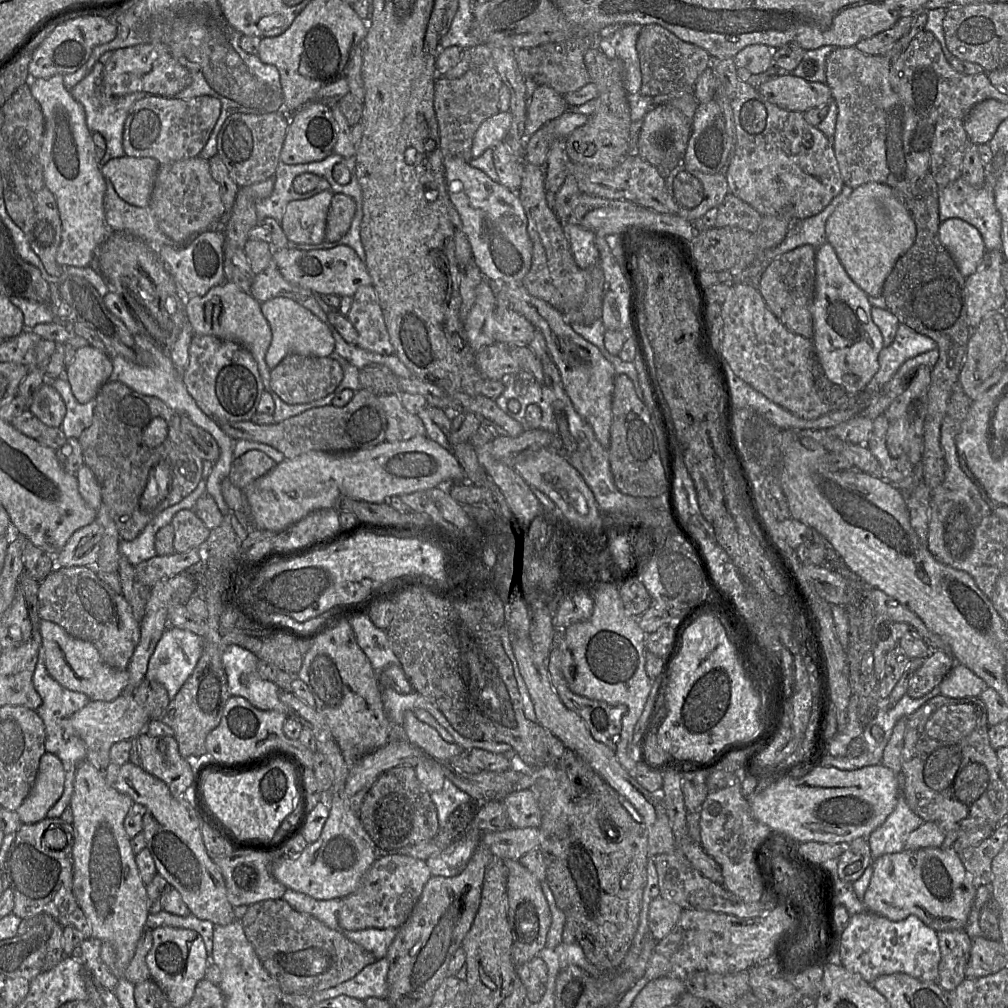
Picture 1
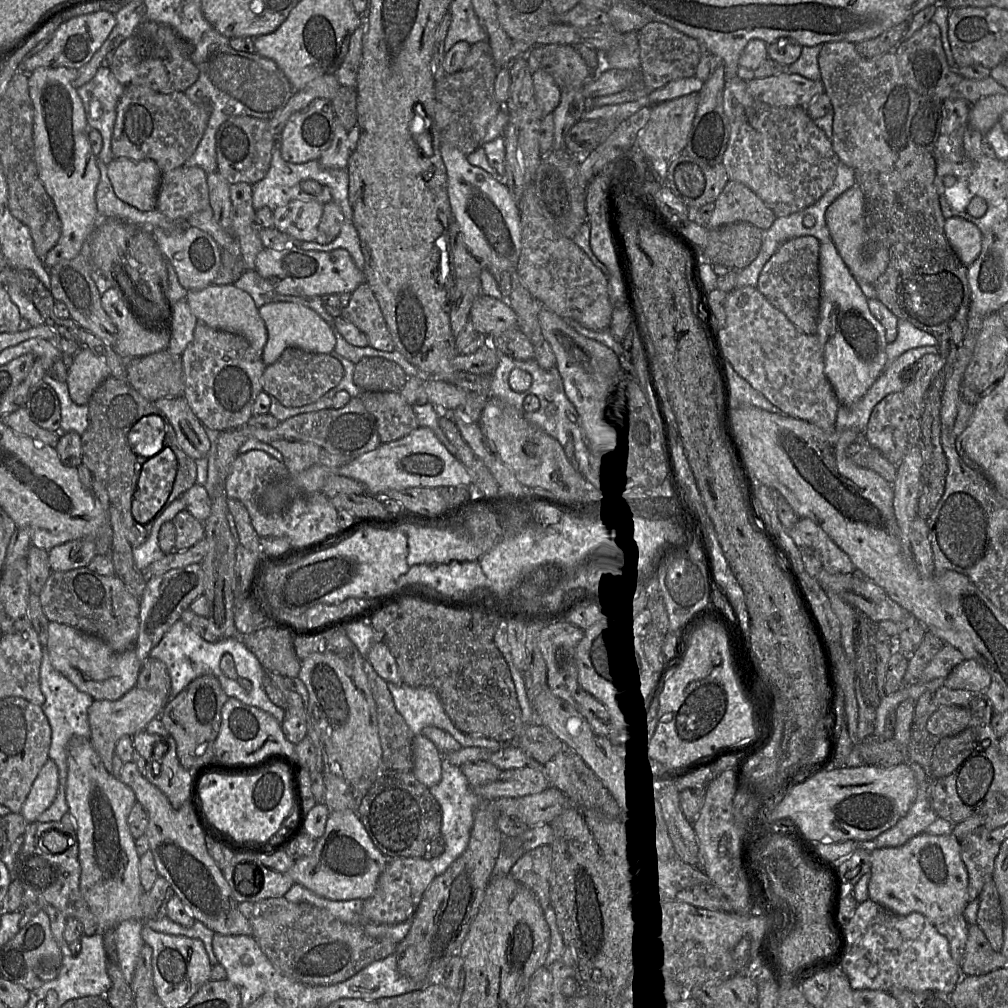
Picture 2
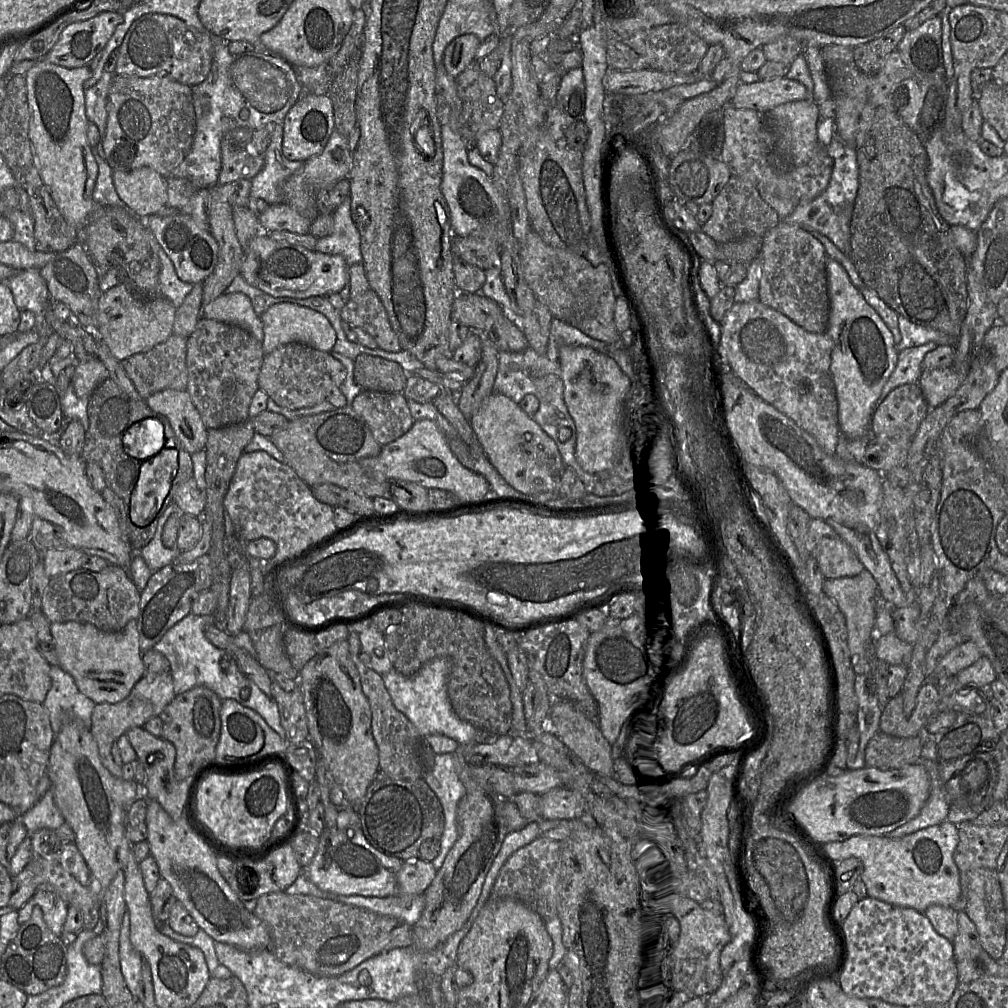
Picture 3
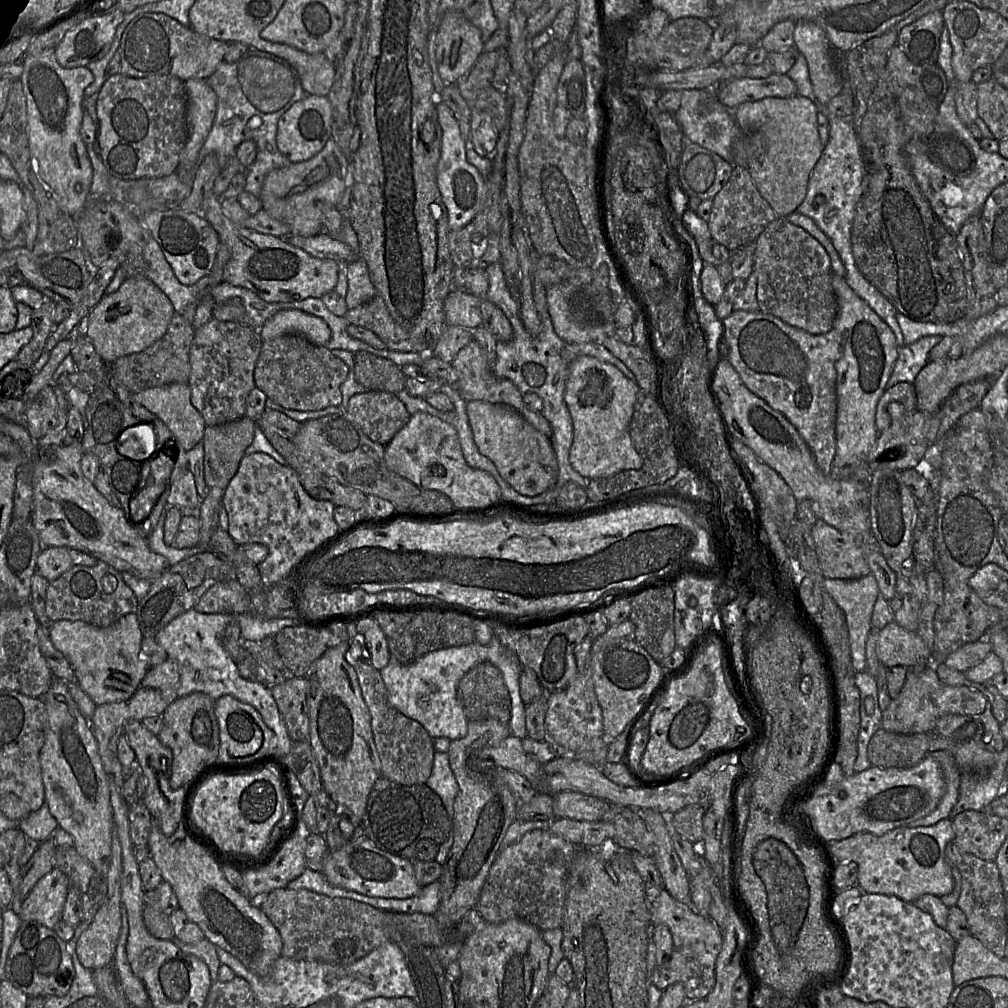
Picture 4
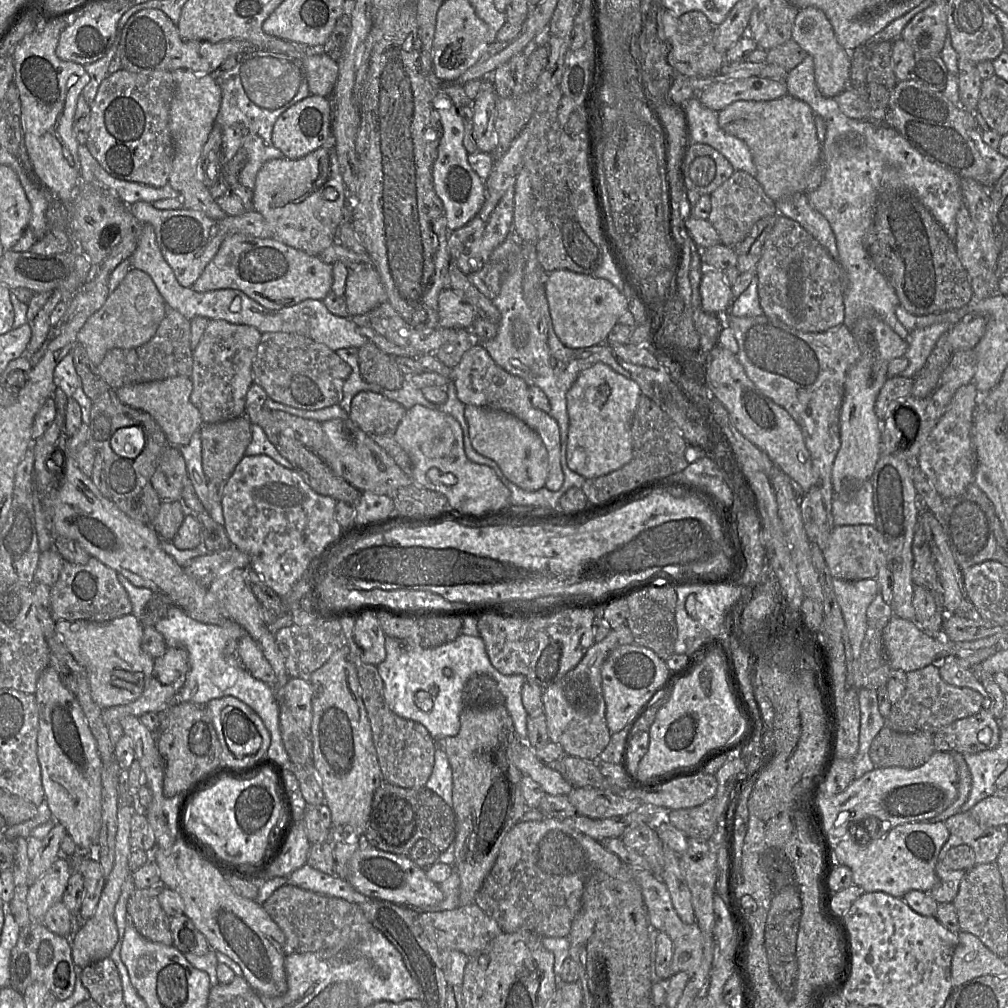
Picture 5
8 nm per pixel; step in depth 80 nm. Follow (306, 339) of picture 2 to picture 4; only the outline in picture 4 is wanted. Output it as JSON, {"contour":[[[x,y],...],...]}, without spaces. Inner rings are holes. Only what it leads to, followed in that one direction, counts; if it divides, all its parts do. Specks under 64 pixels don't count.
{"contour":[[[296,309],[275,313],[263,324],[259,333],[262,342],[286,334],[303,336],[320,346],[325,346],[331,339],[331,329],[323,319]]]}

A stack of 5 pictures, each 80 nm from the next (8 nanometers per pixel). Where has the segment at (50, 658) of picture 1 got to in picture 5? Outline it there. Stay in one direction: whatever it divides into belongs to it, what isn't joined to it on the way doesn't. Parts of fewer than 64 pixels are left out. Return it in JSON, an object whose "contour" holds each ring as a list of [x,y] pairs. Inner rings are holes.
{"contour":[[[131,613],[107,622],[60,620],[55,628],[85,669],[92,698],[101,709],[125,705],[141,696],[152,674],[154,659],[142,649],[144,626],[138,617]]]}

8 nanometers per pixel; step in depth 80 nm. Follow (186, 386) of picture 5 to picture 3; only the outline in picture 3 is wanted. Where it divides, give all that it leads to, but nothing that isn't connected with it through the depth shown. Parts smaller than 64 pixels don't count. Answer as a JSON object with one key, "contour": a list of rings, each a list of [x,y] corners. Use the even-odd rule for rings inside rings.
{"contour":[[[162,390],[146,398],[145,402],[151,410],[169,420],[185,451],[193,454],[205,449],[208,429],[187,390]]]}

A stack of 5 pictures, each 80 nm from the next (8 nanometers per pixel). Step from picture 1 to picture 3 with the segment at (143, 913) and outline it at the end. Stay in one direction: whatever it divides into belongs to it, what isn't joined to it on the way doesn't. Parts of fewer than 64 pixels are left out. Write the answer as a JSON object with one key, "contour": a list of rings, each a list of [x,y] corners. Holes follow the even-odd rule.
{"contour":[[[74,718],[68,719],[54,737],[47,774],[54,803],[75,834],[74,843],[90,870],[99,898],[116,873],[124,871],[130,857],[132,844],[126,836],[125,818],[130,805],[142,794],[141,788],[134,780],[113,776],[103,766],[90,730]]]}

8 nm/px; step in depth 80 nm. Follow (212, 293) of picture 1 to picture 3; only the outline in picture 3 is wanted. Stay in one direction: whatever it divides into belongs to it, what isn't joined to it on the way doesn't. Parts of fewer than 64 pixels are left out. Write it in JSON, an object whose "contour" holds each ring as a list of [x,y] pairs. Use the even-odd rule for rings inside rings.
{"contour":[[[223,293],[202,309],[202,317],[239,326],[262,342],[263,324],[243,293]]]}

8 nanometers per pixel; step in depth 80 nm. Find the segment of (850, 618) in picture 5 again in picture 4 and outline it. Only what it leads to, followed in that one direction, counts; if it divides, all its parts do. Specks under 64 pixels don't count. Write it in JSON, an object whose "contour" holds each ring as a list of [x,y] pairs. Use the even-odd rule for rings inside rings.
{"contour":[[[870,573],[855,580],[824,578],[823,588],[834,599],[845,615],[849,635],[850,653],[853,669],[857,672],[866,670],[866,641],[871,629],[873,607],[879,594],[878,583]]]}

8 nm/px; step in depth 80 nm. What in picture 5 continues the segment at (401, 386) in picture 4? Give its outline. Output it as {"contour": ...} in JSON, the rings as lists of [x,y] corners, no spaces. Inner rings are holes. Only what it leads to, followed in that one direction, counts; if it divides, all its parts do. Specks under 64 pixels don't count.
{"contour":[[[368,341],[358,349],[358,364],[365,382],[385,390],[401,388],[405,376],[397,368],[393,357],[385,354],[374,343]]]}

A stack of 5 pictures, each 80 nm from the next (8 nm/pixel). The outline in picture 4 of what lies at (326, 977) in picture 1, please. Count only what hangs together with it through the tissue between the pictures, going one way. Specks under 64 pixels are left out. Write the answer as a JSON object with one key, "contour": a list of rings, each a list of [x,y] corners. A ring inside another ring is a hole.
{"contour":[[[276,889],[260,906],[282,938],[281,956],[304,961],[349,965],[365,957],[388,941],[384,934],[386,923],[395,923],[425,946],[440,947],[447,942],[465,940],[485,922],[476,908],[470,909],[451,931],[440,928],[434,915],[401,914],[376,909],[348,898],[329,897],[309,890]]]}

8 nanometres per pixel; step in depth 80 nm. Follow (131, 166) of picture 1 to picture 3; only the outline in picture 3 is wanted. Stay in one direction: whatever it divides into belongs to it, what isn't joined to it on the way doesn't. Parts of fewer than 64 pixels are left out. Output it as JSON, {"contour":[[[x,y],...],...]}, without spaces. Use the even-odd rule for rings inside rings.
{"contour":[[[149,167],[132,171],[113,171],[113,182],[119,198],[139,218],[156,215],[167,205],[167,180]]]}

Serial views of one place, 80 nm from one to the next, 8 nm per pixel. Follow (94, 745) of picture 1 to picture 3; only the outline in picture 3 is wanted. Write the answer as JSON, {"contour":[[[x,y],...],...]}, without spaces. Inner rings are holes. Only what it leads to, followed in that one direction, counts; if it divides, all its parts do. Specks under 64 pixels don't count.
{"contour":[[[170,672],[144,674],[134,685],[130,694],[122,701],[110,704],[96,704],[91,717],[90,733],[95,739],[103,766],[115,777],[122,777],[122,768],[111,755],[111,748],[118,738],[134,727],[143,727],[153,717],[159,716],[166,705],[175,697],[173,679]]]}

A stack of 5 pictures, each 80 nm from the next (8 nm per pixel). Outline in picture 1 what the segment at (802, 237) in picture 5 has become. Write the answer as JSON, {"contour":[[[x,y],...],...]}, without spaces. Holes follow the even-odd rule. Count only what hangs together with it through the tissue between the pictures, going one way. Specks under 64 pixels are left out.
{"contour":[[[803,245],[775,258],[762,272],[757,289],[767,307],[791,332],[812,339],[812,306],[815,297],[816,249]]]}

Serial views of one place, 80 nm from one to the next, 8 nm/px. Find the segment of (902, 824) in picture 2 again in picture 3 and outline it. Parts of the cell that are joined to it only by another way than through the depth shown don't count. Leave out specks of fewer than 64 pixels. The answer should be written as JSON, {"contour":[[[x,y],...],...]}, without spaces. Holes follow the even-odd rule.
{"contour":[[[922,757],[917,760],[916,764],[922,765],[929,775],[930,793],[928,800],[916,817],[886,834],[889,838],[901,838],[918,830],[940,824],[947,819],[950,804],[945,798],[936,764]]]}

